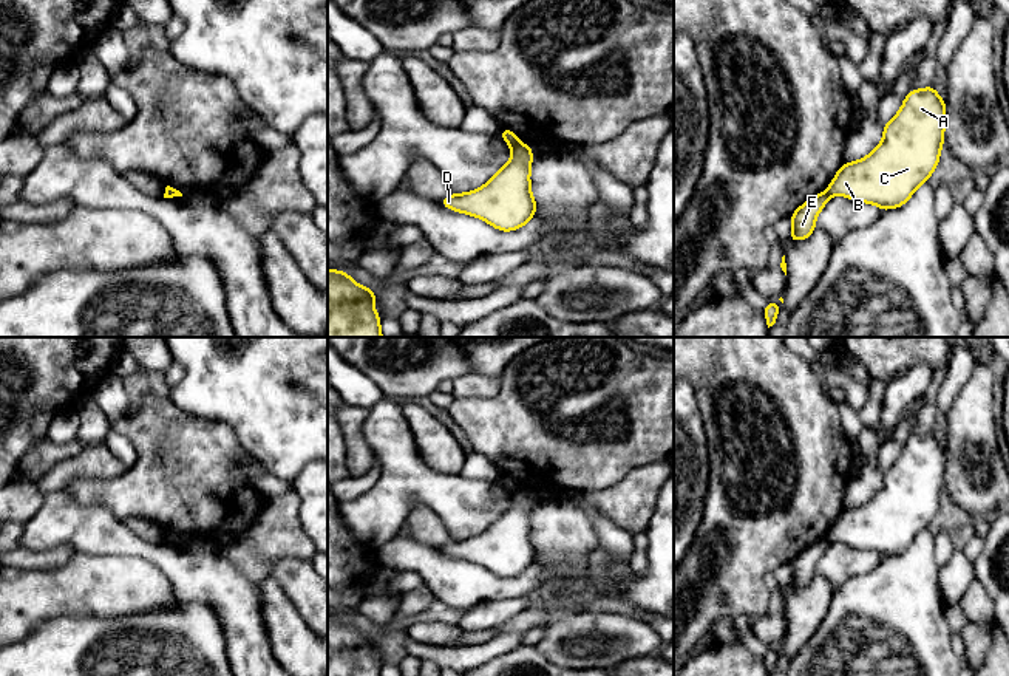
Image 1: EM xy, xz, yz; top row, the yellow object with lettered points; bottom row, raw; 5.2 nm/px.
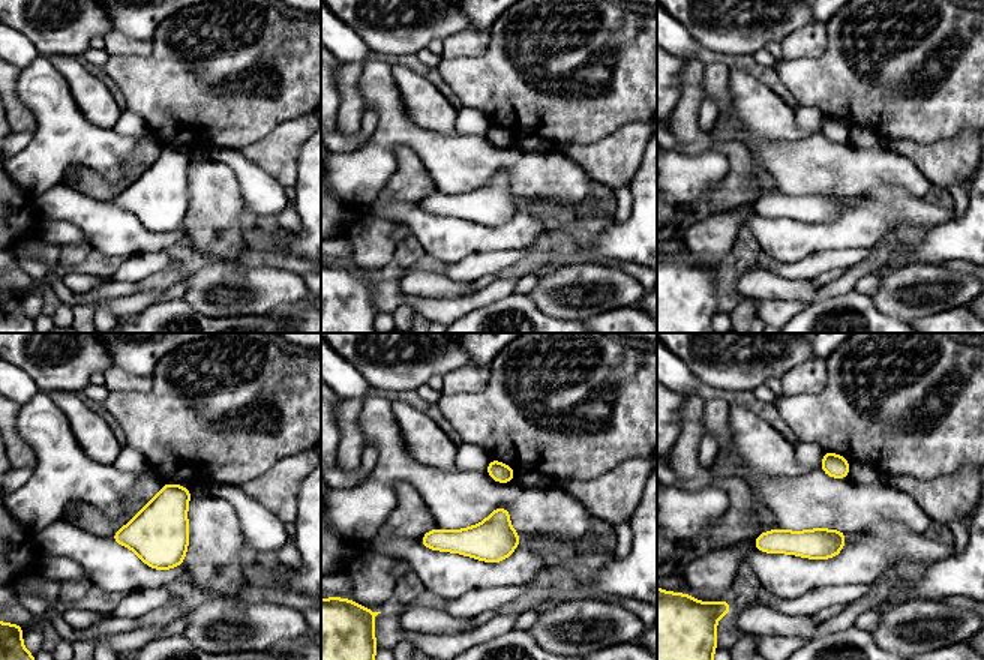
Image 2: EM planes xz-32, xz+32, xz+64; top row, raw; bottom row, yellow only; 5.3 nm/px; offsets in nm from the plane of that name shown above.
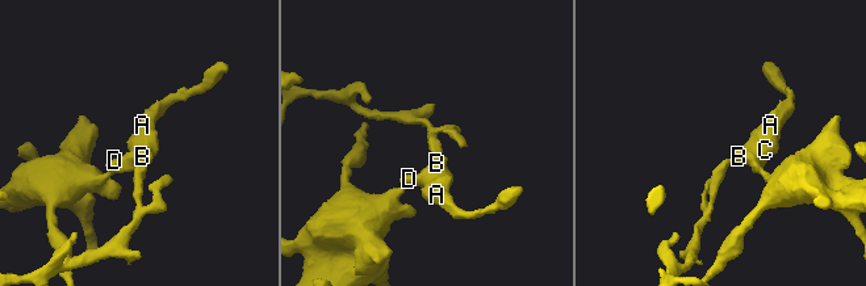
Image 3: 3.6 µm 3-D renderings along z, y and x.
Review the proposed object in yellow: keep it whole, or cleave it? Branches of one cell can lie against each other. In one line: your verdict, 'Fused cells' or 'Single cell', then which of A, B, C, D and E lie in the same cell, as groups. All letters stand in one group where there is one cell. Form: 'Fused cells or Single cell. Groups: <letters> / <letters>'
Fused cells. Groups: A B C D / E

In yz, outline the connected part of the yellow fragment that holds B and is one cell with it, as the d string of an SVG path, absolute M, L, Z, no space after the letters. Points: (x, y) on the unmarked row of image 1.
M933 430L924 436L910 436L896 463L884 470L882 489L864 506L842 509L827 540L876 551L879 557L904 552L935 518L939 509L939 497L944 492L944 472L946 447L936 441Z

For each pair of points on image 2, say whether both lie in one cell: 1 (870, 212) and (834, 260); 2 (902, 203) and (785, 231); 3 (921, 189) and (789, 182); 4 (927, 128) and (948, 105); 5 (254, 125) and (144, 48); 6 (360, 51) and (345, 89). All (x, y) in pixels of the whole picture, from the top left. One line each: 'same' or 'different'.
1: different
2: same
3: same
4: same
5: different
6: different

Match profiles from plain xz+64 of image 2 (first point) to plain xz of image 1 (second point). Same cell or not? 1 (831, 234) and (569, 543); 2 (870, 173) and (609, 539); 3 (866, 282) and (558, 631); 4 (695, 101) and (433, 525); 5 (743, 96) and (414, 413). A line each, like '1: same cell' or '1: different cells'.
1: different cells
2: different cells
3: different cells
4: same cell
5: same cell

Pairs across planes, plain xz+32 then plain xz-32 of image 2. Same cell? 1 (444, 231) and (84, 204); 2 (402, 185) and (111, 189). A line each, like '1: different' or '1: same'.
1: same
2: same

